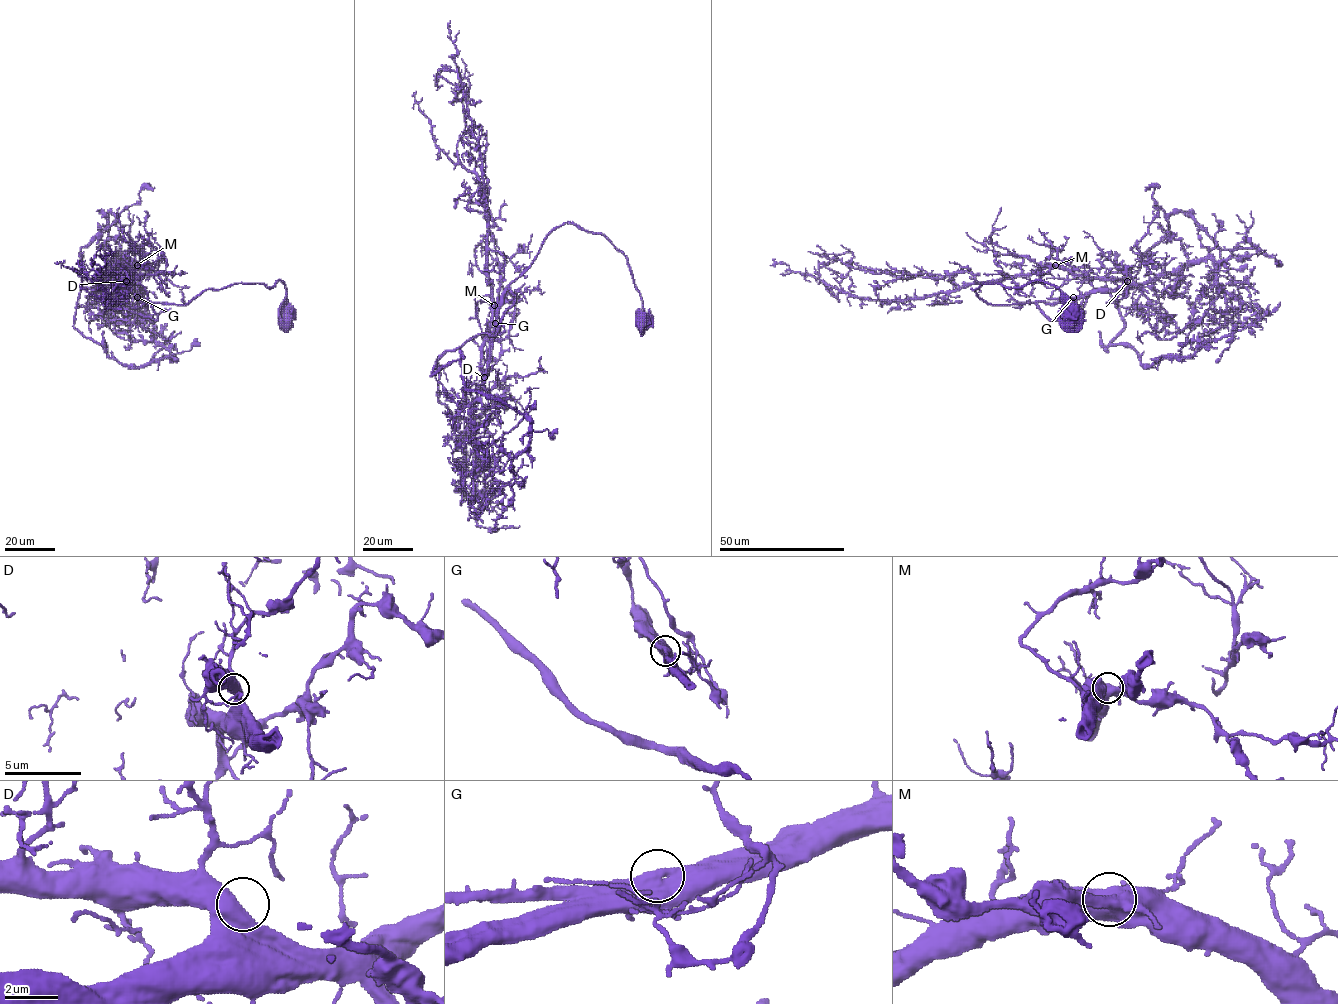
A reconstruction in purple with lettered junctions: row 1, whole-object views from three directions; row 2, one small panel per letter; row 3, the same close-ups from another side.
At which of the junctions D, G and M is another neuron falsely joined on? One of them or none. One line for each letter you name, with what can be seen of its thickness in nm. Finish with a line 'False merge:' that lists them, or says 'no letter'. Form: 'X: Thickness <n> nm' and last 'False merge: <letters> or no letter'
G: Thickness 800 nm
False merge: G

